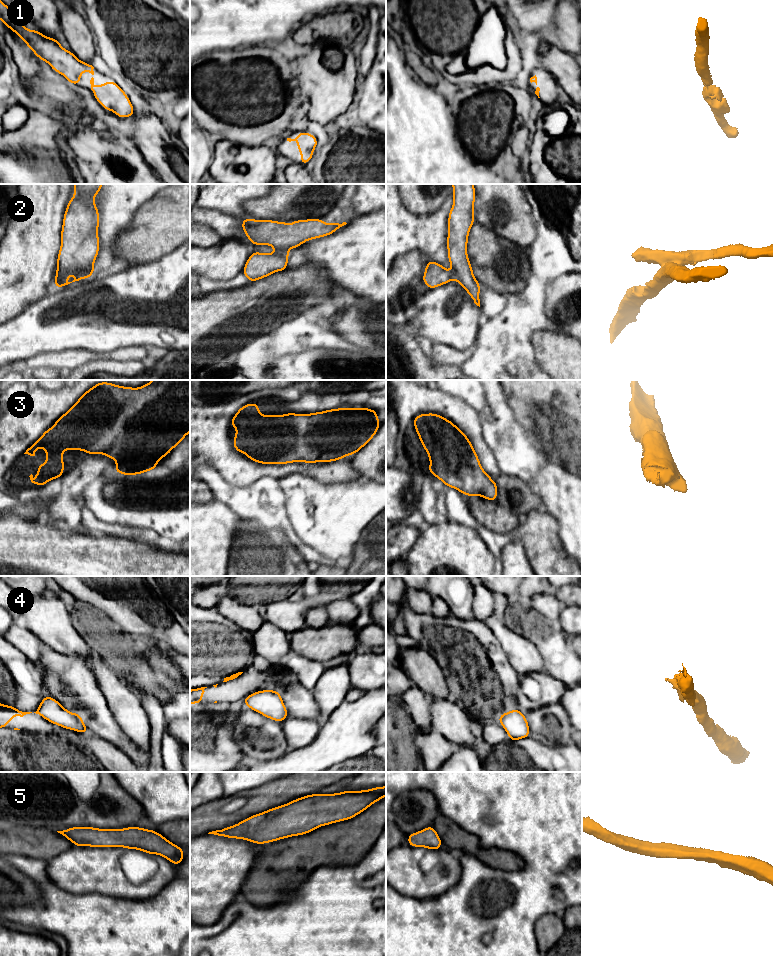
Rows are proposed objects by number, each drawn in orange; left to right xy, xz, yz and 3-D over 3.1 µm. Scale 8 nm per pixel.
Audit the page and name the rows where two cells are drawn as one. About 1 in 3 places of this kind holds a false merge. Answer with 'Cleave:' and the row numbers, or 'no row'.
Cleave: 2, 4

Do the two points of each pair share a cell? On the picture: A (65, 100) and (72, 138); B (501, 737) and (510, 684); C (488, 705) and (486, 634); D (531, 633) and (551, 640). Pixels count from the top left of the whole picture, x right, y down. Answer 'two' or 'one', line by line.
A: two
B: two
C: one
D: one

